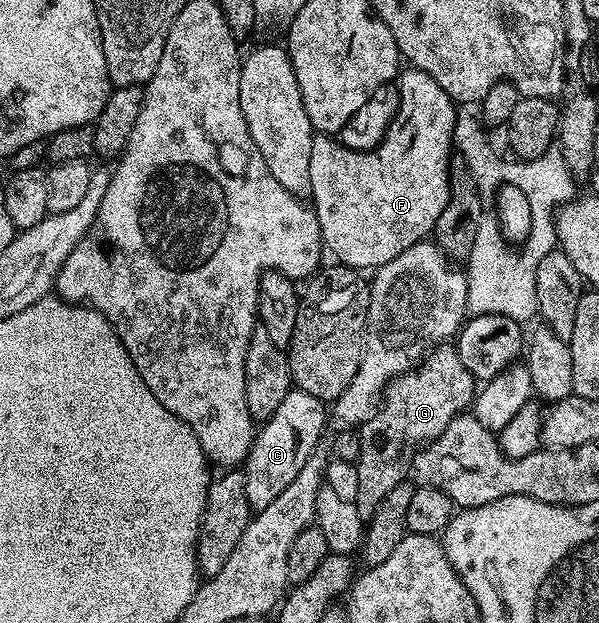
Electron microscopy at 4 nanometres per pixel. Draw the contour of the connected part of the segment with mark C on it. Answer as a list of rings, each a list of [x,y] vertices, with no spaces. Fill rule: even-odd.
[[[290,389],[287,397],[275,409],[273,416],[260,424],[253,437],[253,448],[243,464],[246,497],[253,513],[267,509],[291,481],[299,474],[299,469],[307,465],[313,450],[322,442],[321,430],[327,427],[327,407],[324,402],[311,393]]]

